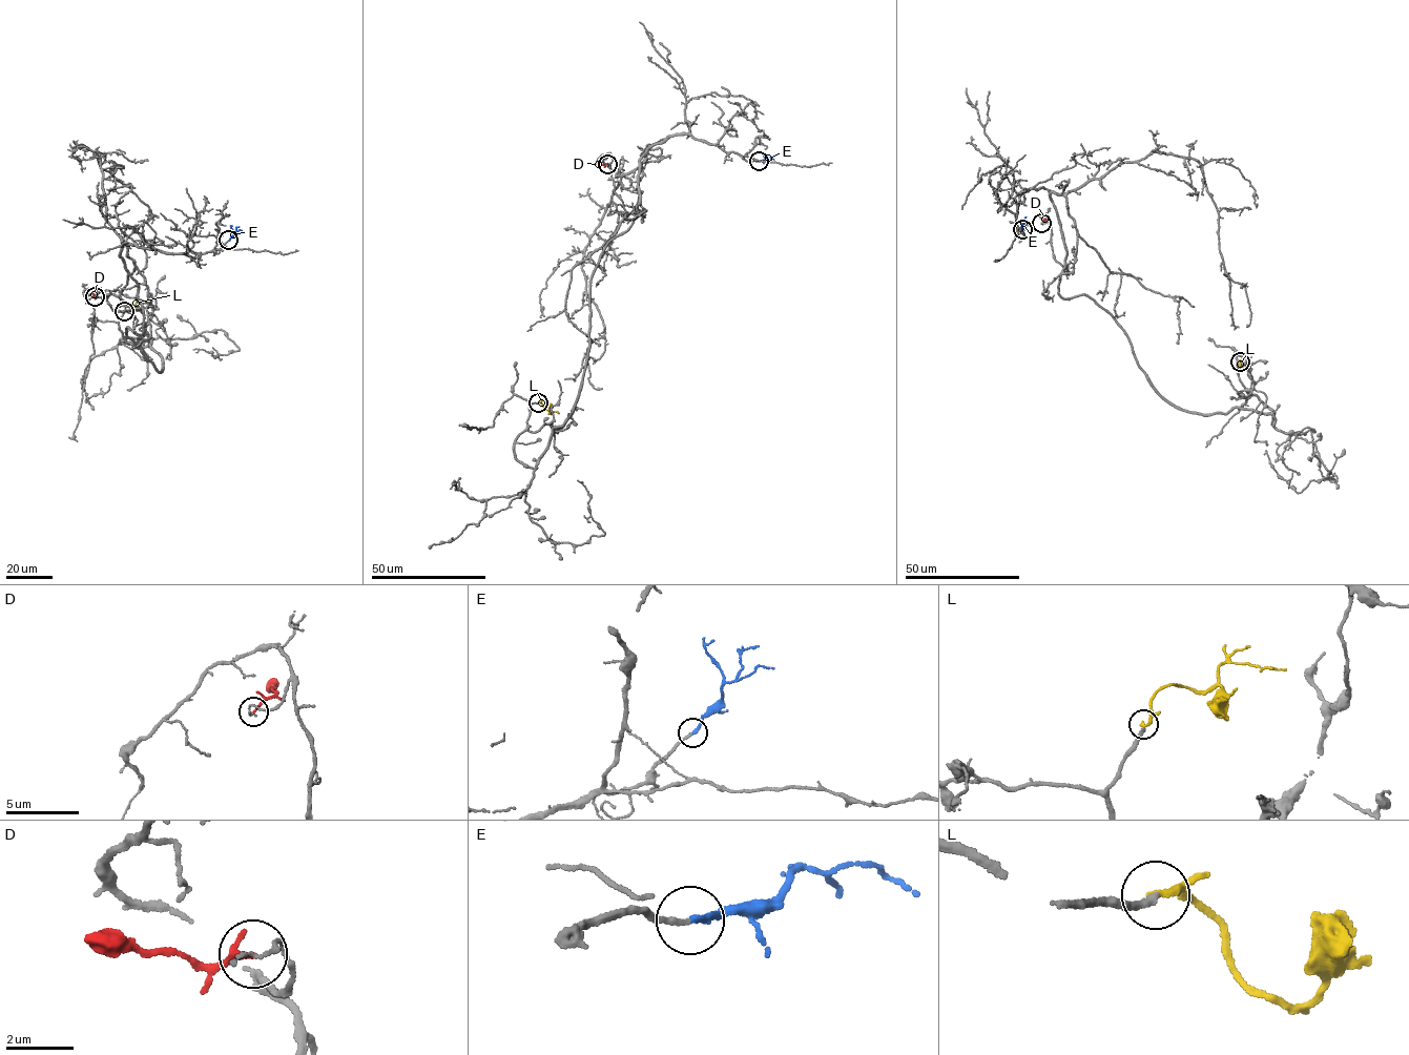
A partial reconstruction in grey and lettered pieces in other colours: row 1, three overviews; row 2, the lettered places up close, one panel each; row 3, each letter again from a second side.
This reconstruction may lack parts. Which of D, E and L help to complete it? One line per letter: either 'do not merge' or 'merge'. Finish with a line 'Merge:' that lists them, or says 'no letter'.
D: do not merge
E: merge
L: do not merge
Merge: E

